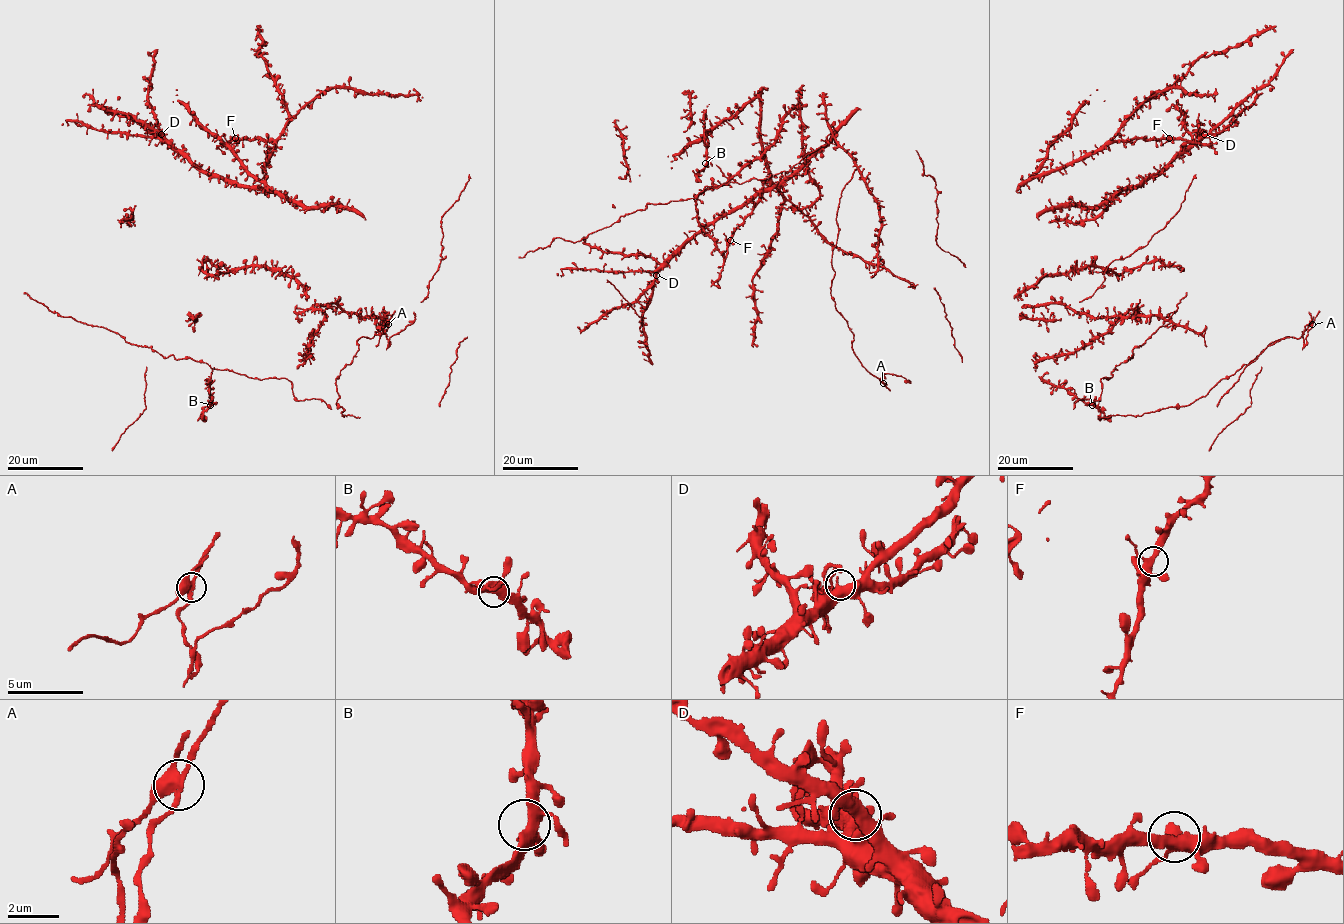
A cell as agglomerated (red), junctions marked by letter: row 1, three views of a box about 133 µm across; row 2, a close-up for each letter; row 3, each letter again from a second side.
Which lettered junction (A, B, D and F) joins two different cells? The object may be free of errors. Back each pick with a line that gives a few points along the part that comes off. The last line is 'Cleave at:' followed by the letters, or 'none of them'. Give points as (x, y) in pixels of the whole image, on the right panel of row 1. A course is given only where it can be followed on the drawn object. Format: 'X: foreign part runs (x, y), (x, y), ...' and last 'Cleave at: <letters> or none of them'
A: foreign part runs (1312, 324), (1305, 346), (1305, 327), (1311, 319), (1308, 312)
Cleave at: A

